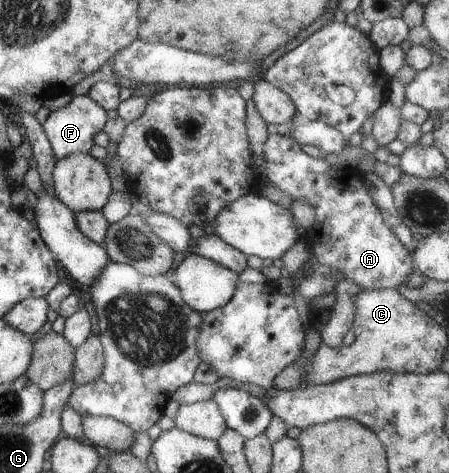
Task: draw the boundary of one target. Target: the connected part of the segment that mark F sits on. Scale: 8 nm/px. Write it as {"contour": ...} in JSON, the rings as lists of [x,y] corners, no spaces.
{"contour":[[[78,95],[60,110],[51,112],[42,124],[42,130],[46,133],[52,148],[52,154],[56,160],[62,160],[72,154],[88,154],[94,146],[94,135],[103,130],[106,121],[109,119],[104,110],[95,100],[88,98],[88,95]]]}

